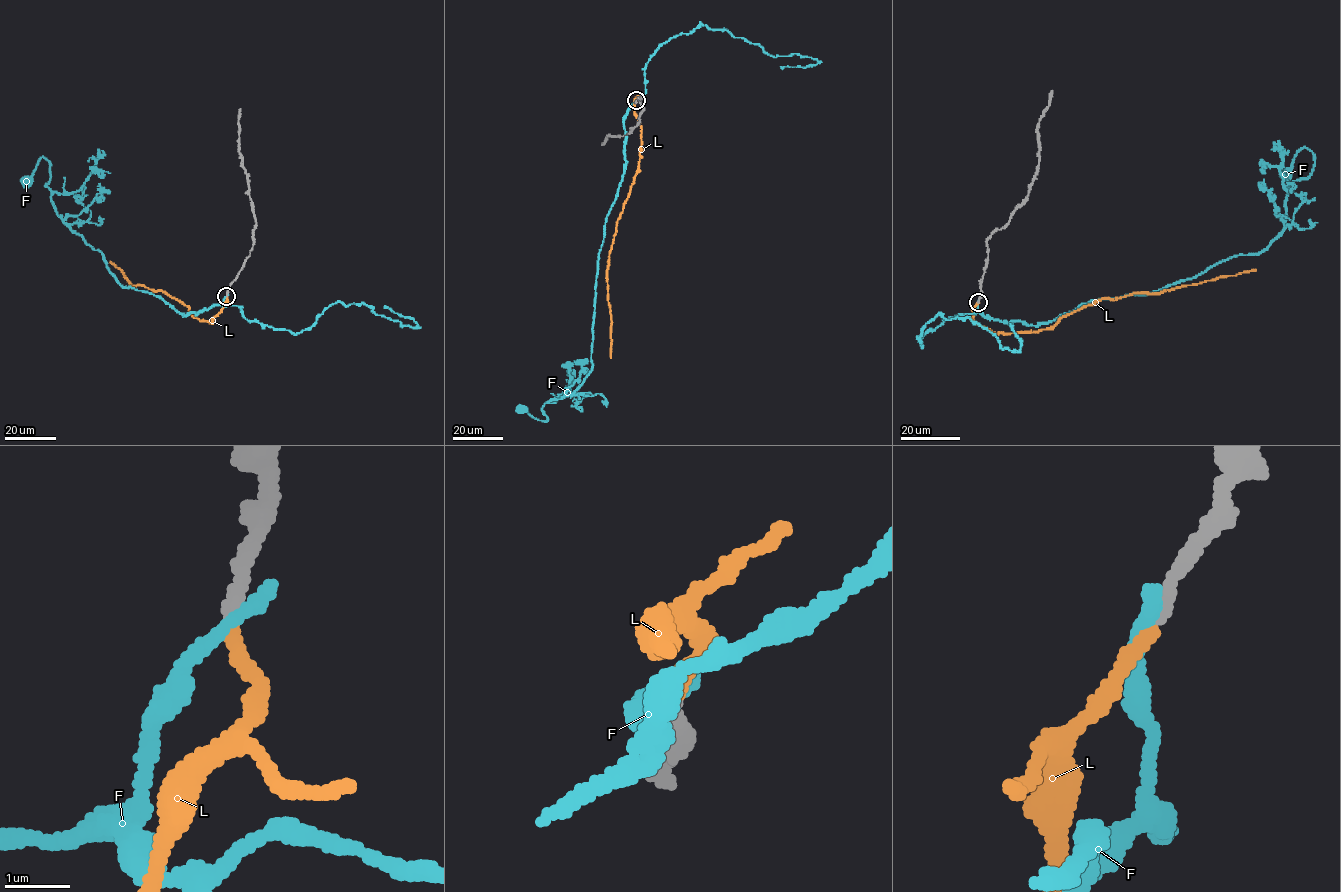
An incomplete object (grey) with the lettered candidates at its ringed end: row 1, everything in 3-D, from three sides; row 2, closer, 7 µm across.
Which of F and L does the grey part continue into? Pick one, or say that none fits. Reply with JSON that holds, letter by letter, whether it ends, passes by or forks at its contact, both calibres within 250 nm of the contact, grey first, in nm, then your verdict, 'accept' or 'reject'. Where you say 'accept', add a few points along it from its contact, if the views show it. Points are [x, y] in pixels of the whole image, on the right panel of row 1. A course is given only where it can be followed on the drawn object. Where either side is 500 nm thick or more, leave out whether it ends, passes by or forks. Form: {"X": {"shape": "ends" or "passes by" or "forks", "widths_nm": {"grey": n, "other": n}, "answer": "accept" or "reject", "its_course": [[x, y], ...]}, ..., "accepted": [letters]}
{"F": {"shape": "ends", "widths_nm": {"grey": 240, "other": 280}, "answer": "reject"}, "L": {"shape": "ends", "widths_nm": {"grey": 240, "other": 240}, "answer": "accept", "its_course": [[978, 302], [972, 317], [979, 324], [995, 332], [1035, 332], [1102, 298], [1256, 270]]}, "accepted": ["L"]}

